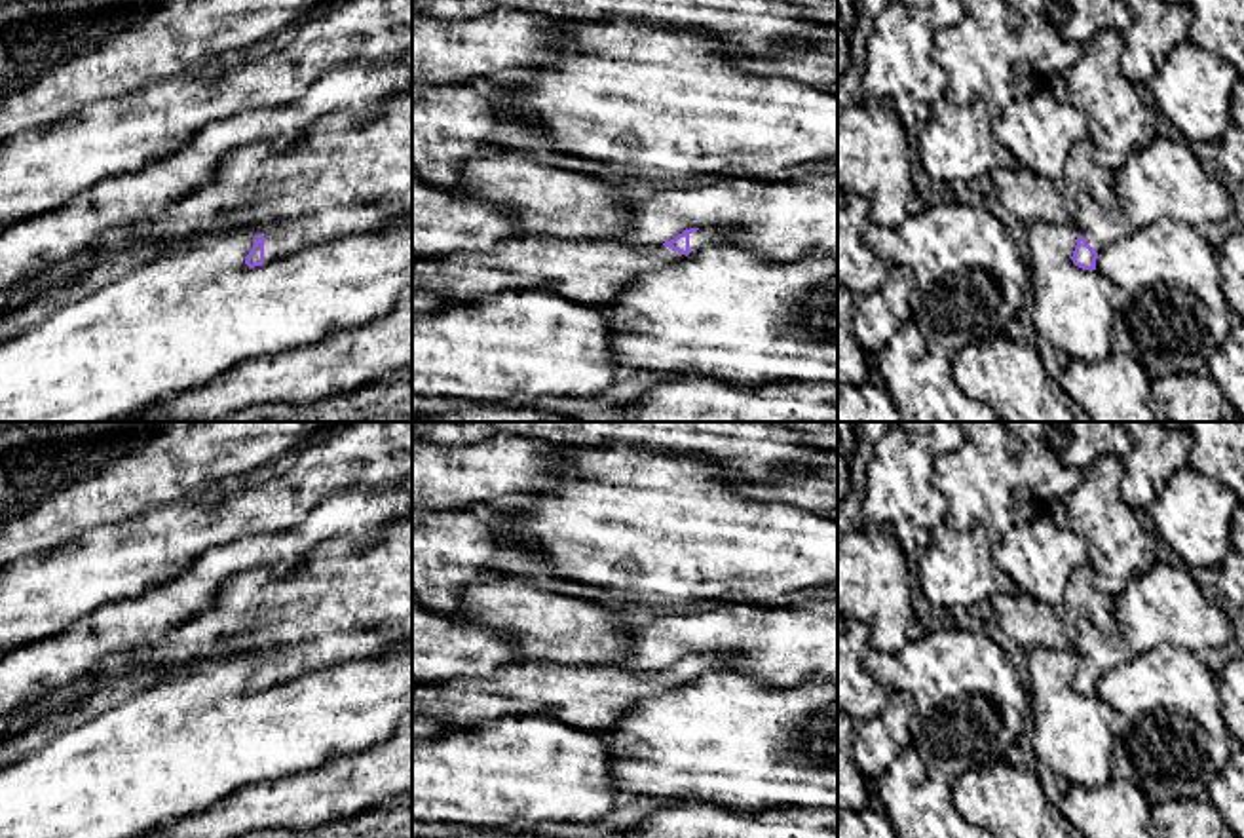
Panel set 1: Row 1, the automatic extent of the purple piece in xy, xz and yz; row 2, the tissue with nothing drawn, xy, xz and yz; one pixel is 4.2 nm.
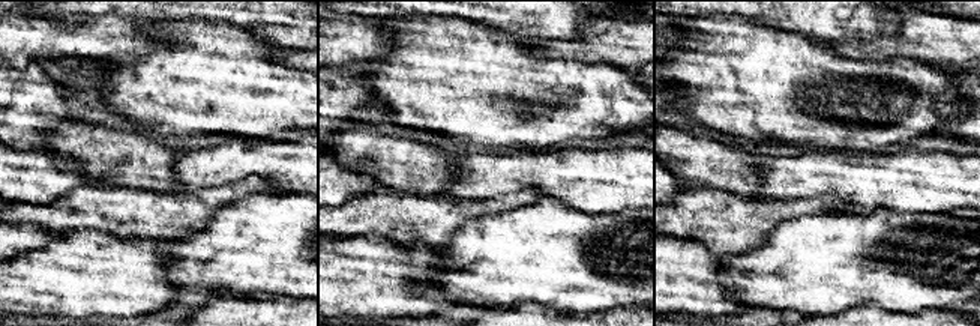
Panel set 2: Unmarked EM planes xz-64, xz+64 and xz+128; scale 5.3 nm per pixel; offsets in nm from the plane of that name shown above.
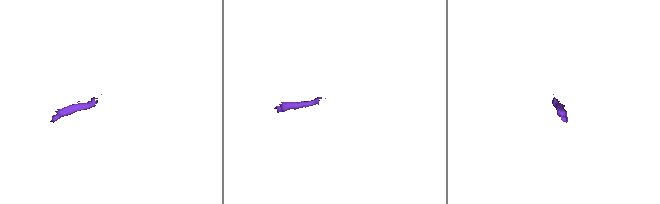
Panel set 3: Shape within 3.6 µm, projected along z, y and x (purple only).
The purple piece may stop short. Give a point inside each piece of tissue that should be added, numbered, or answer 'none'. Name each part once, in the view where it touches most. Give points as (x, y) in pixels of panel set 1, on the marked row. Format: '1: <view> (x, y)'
1: xz (703, 238)

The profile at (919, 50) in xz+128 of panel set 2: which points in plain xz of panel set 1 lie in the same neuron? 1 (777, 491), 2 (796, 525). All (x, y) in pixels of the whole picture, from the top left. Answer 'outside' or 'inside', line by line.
1: inside
2: outside

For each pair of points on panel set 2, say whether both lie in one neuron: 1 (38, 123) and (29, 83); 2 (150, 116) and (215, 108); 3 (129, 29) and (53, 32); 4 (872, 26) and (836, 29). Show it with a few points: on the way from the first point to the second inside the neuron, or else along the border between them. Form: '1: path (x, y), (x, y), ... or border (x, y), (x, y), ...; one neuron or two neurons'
1: path (29, 113), (29, 93); one neuron
2: path (167, 110), (198, 110); one neuron
3: path (110, 32), (72, 32); one neuron
4: path (863, 26), (845, 26); one neuron

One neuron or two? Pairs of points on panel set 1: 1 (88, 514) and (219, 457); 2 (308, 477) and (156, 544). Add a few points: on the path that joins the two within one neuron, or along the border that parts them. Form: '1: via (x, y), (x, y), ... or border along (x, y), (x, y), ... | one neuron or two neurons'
1: via (120, 481), (145, 457), (187, 457) | one neuron
2: via (270, 500), (211, 529), (194, 529) | one neuron

